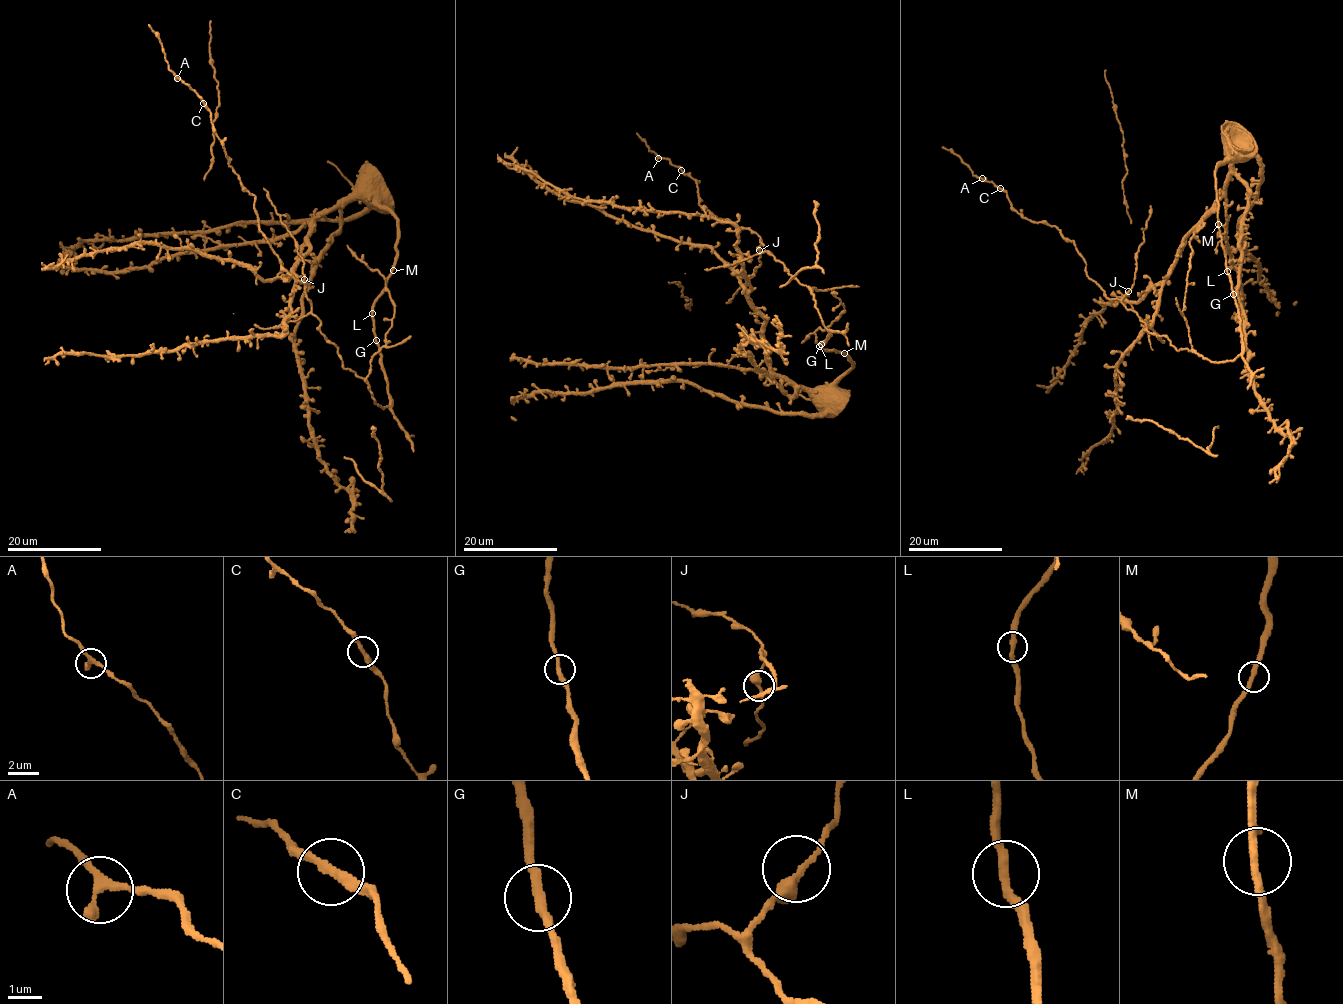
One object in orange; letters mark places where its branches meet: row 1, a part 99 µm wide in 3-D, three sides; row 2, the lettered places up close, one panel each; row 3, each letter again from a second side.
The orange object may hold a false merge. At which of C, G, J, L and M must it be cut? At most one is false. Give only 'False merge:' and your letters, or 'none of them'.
False merge: none of them

